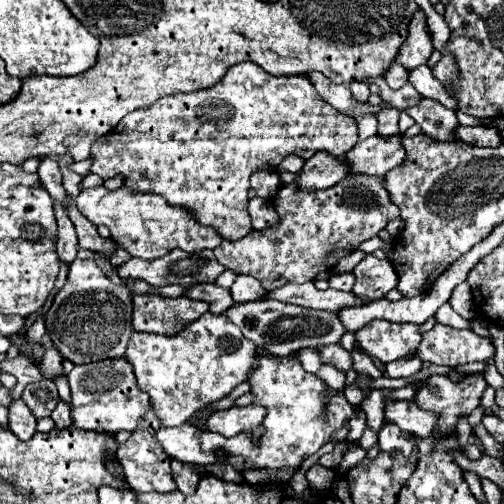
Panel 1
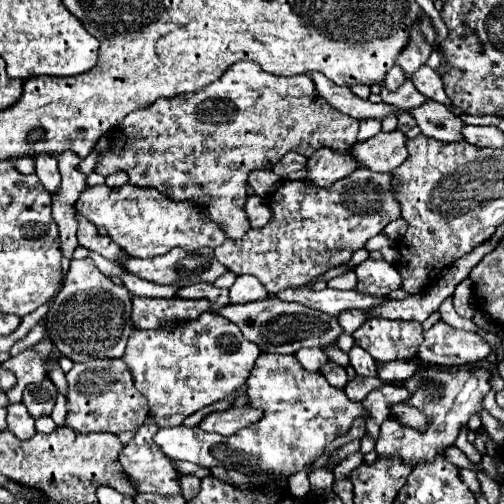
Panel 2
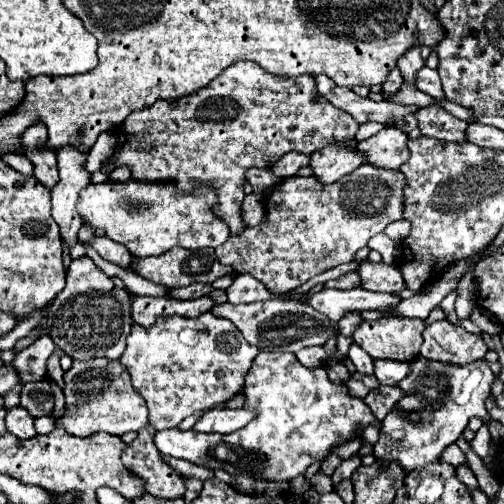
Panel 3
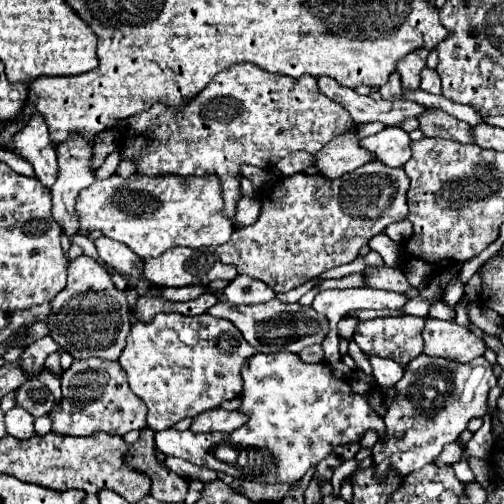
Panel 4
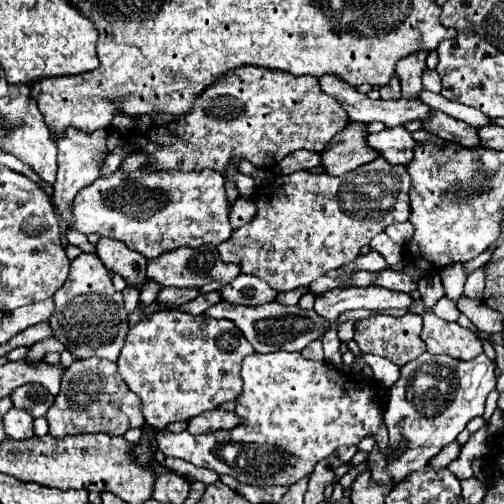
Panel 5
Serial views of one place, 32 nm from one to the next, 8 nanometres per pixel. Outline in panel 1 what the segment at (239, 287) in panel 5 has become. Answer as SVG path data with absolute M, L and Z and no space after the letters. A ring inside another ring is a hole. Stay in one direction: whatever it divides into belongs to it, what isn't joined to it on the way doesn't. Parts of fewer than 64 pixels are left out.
M238 276L234 280L234 284L230 286L232 298L242 304L242 302L250 302L250 300L258 300L260 292L264 292L264 288L260 288L258 280L252 280L252 276Z

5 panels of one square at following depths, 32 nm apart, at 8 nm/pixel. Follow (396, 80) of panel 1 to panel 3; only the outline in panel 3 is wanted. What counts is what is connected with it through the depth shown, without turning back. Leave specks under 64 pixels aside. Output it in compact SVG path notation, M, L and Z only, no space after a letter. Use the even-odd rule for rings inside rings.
M394 68L394 70L392 70L392 74L388 74L386 82L382 84L382 90L384 90L386 94L396 94L396 92L400 90L400 86L402 86L402 84L404 84L404 78L402 78L400 70L398 70L398 68Z

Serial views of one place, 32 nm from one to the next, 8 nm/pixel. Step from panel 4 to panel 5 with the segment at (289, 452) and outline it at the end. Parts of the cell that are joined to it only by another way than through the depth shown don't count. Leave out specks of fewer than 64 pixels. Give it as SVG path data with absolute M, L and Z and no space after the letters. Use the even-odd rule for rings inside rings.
M274 352L274 354L252 354L244 358L242 364L242 380L244 390L238 396L236 414L242 418L242 424L232 432L210 432L192 436L190 432L158 432L158 448L172 458L182 458L194 466L210 468L218 474L230 474L240 482L256 484L256 486L292 486L306 474L314 470L314 466L330 456L342 444L358 444L364 436L374 436L380 450L390 454L388 448L388 430L384 428L382 408L376 404L378 390L370 384L358 388L360 380L356 376L338 374L324 360L314 362L302 358L298 352Z

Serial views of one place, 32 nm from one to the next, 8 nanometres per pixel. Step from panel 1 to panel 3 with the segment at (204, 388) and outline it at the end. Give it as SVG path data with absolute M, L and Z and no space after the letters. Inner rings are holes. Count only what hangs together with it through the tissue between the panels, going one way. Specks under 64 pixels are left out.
M206 312L198 318L182 318L182 316L170 316L168 320L160 318L152 328L140 328L138 324L132 326L132 332L128 336L128 346L120 362L128 368L132 386L136 392L140 392L148 404L148 422L158 428L174 428L178 426L186 416L192 416L196 412L202 412L206 408L212 408L216 404L222 404L230 398L234 398L242 386L244 376L250 370L254 358L258 356L258 348L248 344L240 330L224 318L214 316L212 312Z

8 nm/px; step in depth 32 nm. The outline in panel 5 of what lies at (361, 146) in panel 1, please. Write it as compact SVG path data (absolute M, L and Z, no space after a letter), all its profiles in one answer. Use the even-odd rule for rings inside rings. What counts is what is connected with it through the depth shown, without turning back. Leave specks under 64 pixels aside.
M402 126L384 128L382 132L370 134L366 138L366 144L374 148L380 154L380 158L384 158L392 166L408 164L408 160L412 160L412 148L416 146L410 132Z

